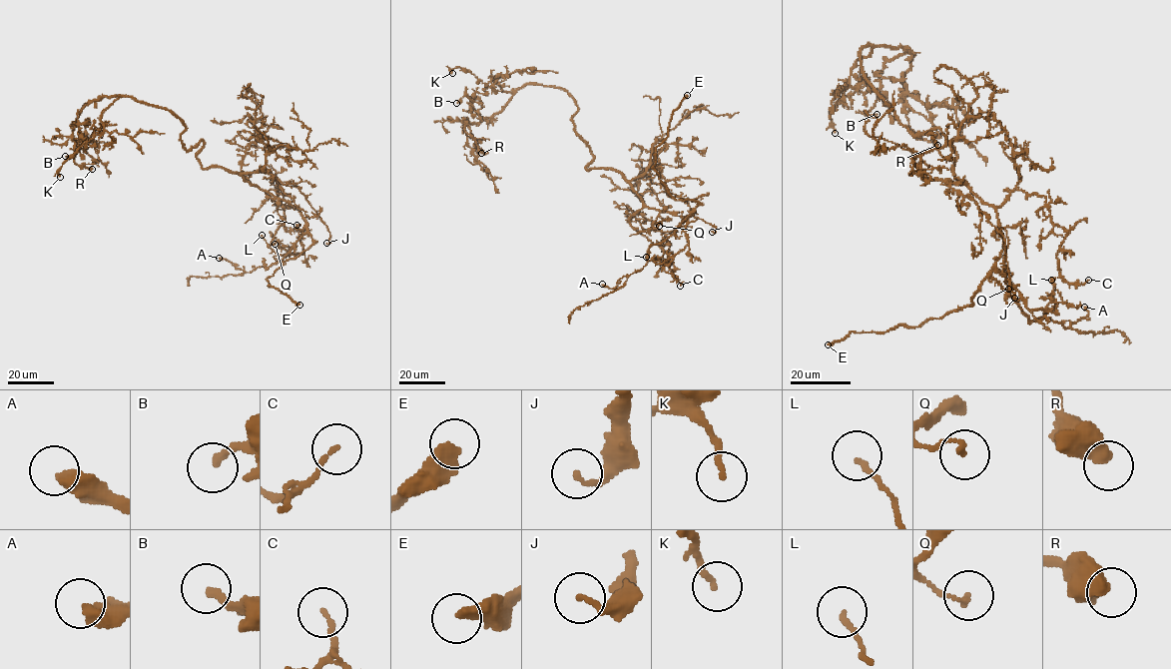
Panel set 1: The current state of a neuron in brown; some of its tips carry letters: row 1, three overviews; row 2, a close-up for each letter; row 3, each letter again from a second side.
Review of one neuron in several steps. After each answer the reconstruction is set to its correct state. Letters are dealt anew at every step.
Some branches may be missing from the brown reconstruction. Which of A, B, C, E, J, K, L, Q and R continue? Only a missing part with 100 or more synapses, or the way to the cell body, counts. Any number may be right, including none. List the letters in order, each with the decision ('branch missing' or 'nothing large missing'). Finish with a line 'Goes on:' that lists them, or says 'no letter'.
A: nothing large missing
B: nothing large missing
C: nothing large missing
E: branch missing
J: nothing large missing
K: nothing large missing
L: nothing large missing
Q: nothing large missing
R: nothing large missing
Goes on: E

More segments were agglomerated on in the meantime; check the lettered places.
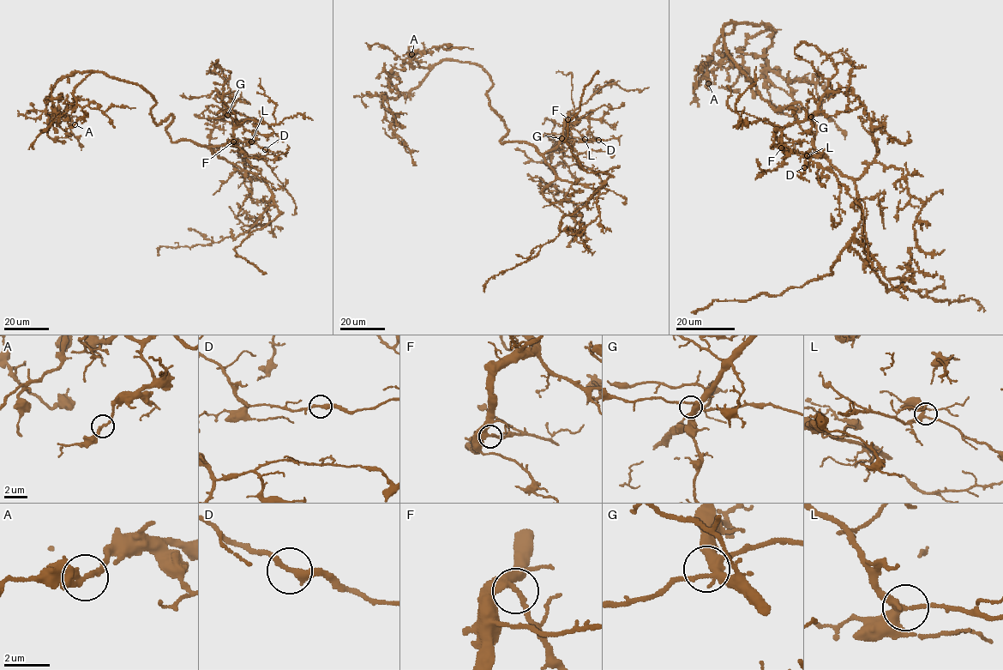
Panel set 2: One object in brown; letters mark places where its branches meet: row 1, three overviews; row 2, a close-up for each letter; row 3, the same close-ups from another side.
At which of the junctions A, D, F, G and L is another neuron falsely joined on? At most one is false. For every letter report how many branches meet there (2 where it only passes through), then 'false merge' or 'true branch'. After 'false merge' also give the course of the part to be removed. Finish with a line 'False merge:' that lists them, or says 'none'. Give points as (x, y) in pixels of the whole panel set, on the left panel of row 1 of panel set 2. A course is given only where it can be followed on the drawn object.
A: branches 2; true branch
D: branches 2; true branch
F: branches 3; true branch
G: branches 4; true branch
L: branches 3; true branch
False merge: none

